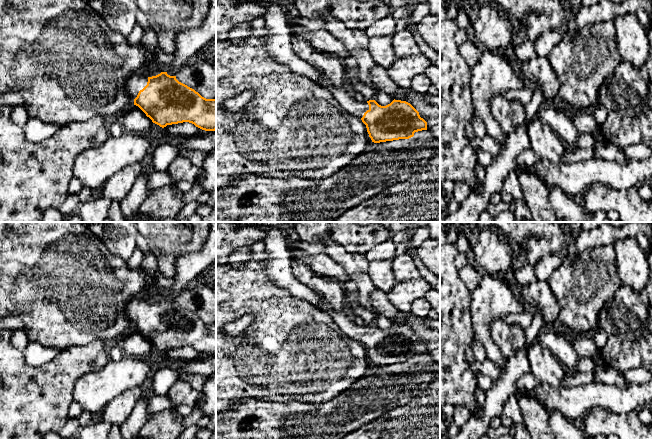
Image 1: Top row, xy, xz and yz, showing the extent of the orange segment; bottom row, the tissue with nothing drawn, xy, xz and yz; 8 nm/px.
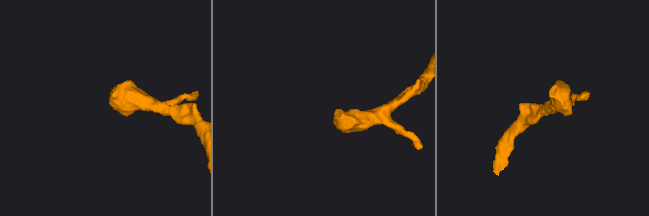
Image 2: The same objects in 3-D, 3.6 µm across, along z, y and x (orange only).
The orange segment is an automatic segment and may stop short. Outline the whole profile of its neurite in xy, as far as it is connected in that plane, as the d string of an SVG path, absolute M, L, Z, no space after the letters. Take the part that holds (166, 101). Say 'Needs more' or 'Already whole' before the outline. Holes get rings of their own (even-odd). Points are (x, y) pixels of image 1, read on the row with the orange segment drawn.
Needs more. M167 72L152 77L133 73L126 80L126 91L153 123L164 128L167 125L189 122L205 131L216 130L216 99L206 99L194 89L179 82Z

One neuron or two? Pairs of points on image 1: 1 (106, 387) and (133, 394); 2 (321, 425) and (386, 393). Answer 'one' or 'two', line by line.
1: two
2: one

